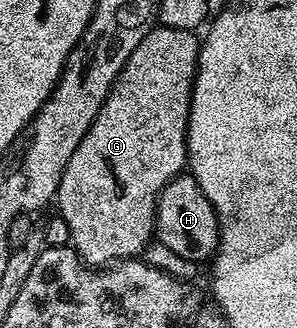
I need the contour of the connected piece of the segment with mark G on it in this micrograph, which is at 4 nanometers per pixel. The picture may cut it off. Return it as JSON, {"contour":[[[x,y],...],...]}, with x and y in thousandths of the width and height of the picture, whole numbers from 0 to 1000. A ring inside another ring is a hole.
{"contour":[[[525,76],[519,91],[498,98],[488,122],[475,122],[475,134],[461,134],[461,146],[448,146],[448,171],[434,171],[434,183],[421,183],[421,207],[407,207],[394,244],[374,259],[367,293],[340,317],[340,341],[327,341],[300,402],[286,402],[273,439],[259,439],[259,463],[246,463],[246,476],[232,476],[232,500],[219,500],[219,524],[205,524],[205,561],[192,573],[178,616],[182,625],[199,625],[195,662],[212,665],[219,683],[232,683],[236,747],[253,771],[313,817],[340,817],[357,805],[397,802],[418,787],[478,777],[512,735],[522,695],[522,625],[542,573],[556,573],[556,561],[569,561],[569,549],[582,549],[599,530],[620,527],[630,506],[630,369],[643,326],[643,271],[657,253],[657,210],[670,192],[673,137],[673,107],[653,91]]]}

